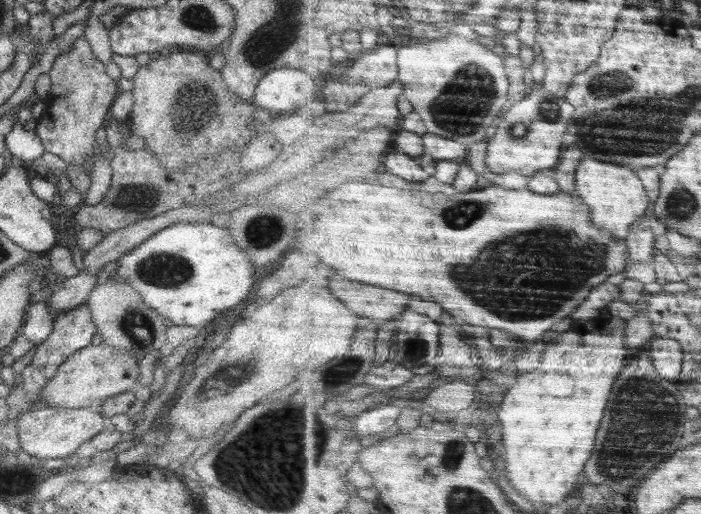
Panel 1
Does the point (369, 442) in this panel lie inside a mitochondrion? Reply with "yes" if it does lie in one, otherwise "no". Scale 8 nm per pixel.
no

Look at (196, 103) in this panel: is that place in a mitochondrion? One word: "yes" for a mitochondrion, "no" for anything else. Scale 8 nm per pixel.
yes

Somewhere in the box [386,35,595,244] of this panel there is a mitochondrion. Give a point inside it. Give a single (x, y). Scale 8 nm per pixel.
(462, 109)

